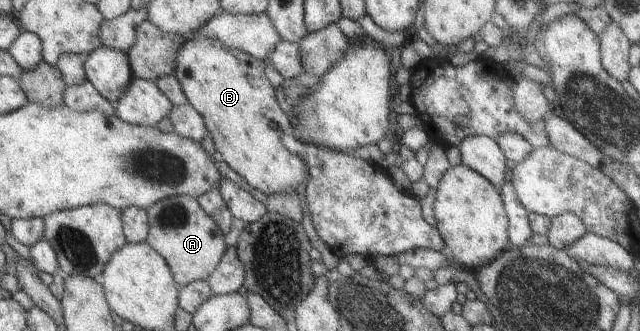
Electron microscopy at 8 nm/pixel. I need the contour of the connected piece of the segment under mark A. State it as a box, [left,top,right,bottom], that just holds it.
[145,194,224,287]

